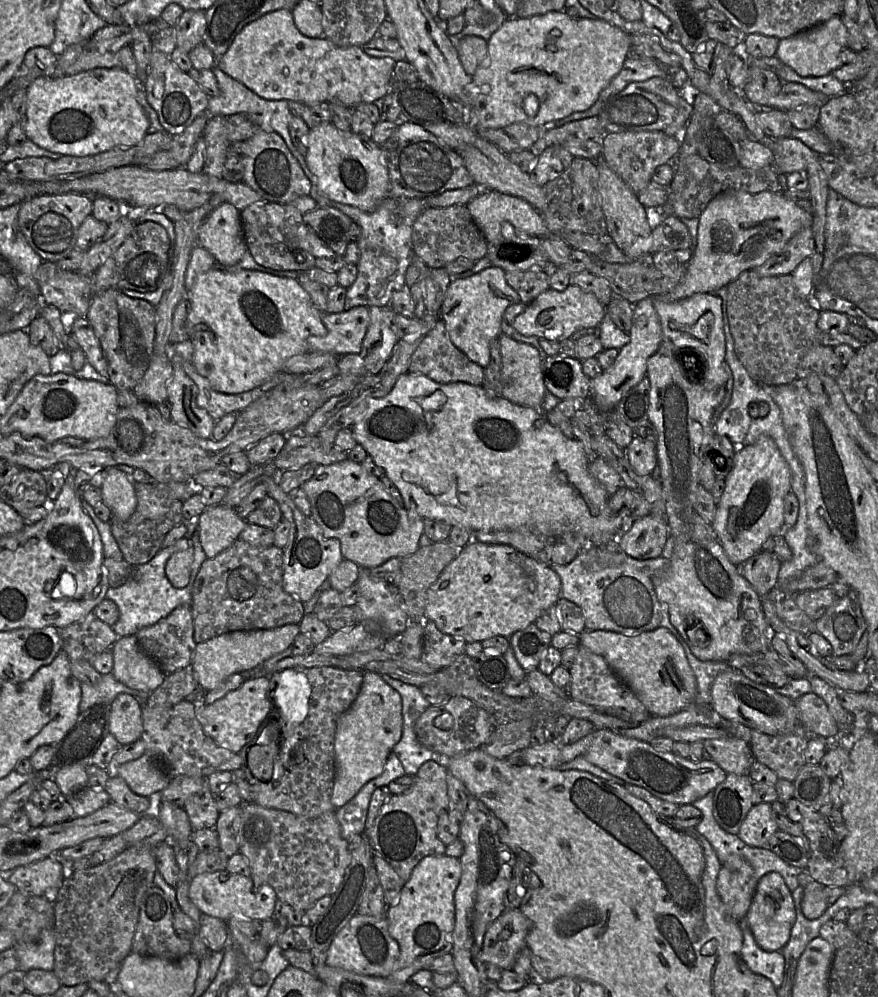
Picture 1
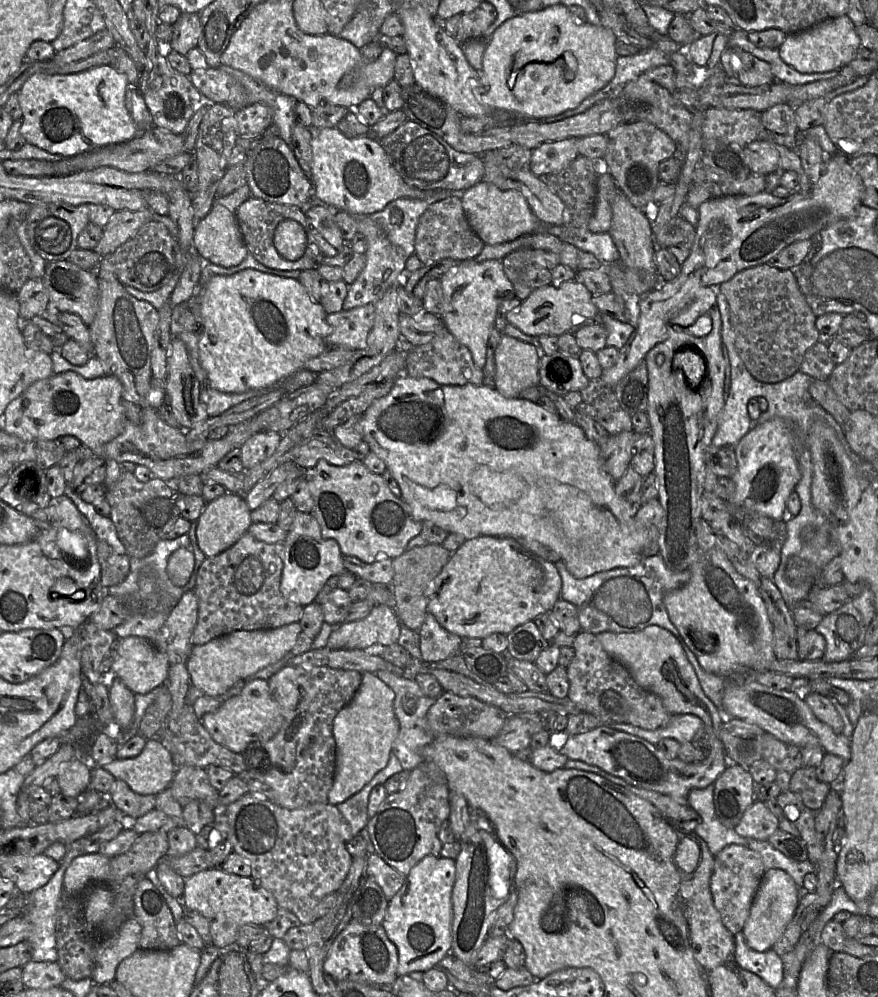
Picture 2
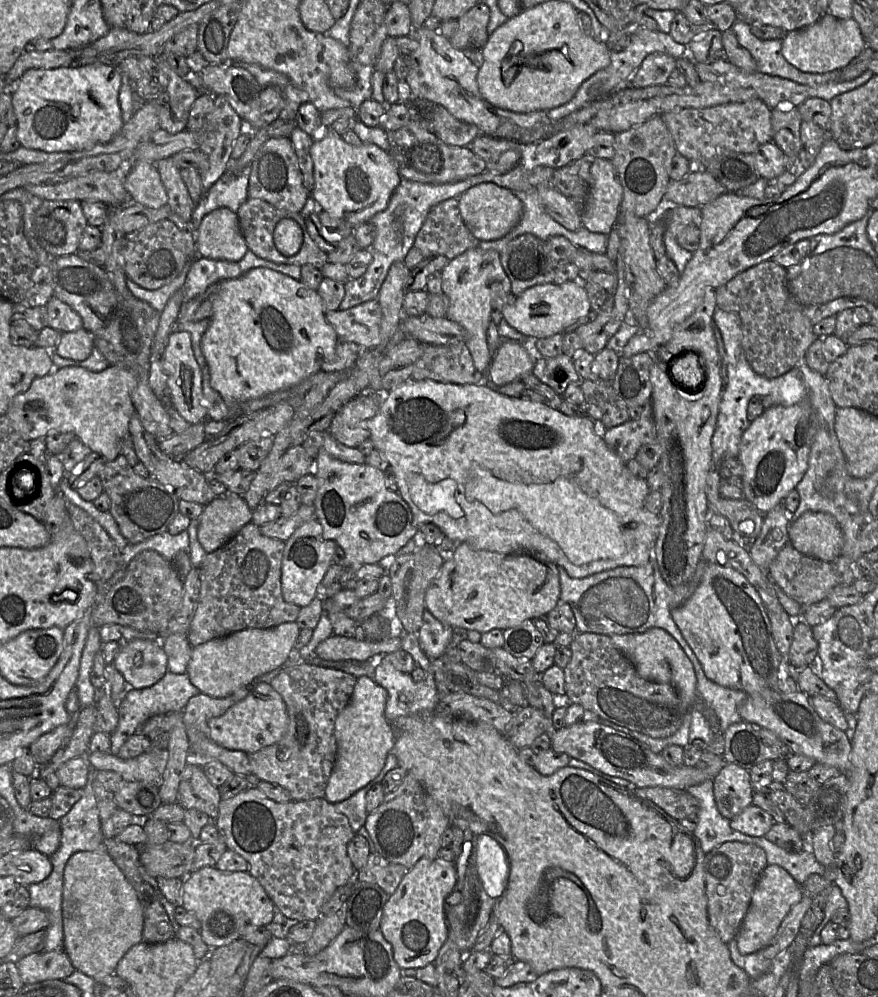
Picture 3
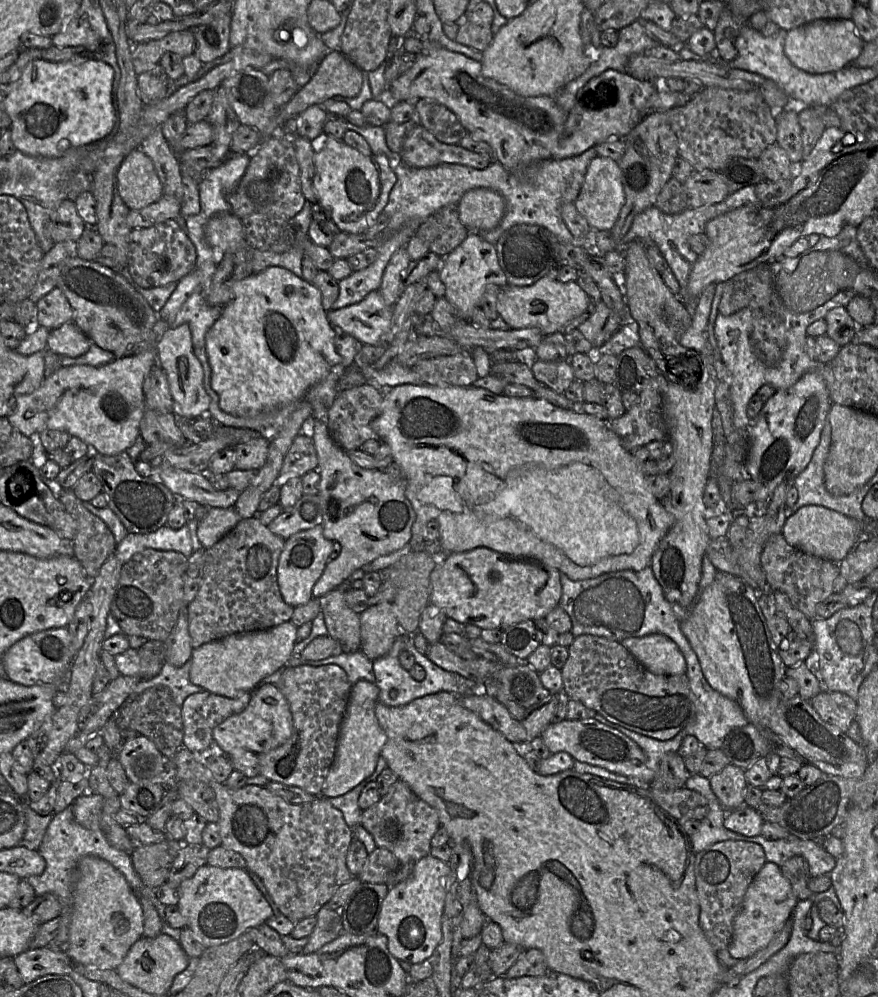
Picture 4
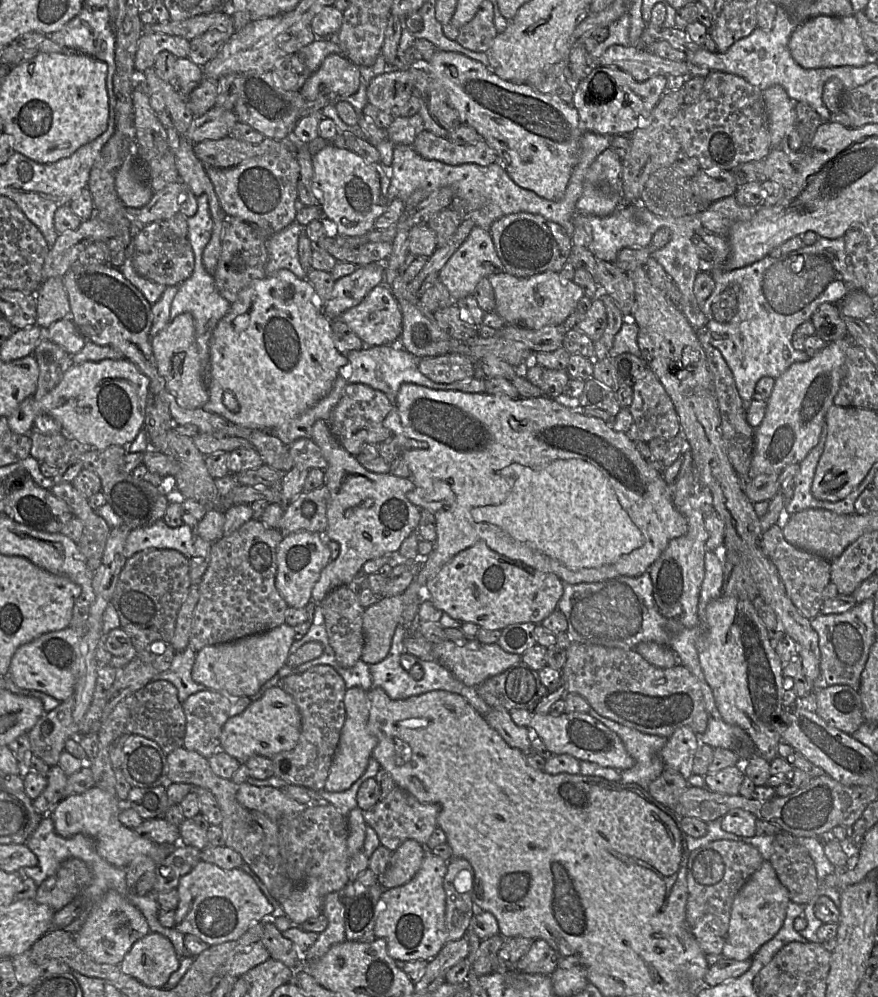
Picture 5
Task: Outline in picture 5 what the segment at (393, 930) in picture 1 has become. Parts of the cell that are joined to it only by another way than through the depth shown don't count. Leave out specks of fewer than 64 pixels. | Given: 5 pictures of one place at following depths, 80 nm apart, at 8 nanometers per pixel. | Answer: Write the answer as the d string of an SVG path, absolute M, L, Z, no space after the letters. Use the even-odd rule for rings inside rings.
M427 851L421 867L408 883L385 889L378 902L378 916L374 933L377 938L384 938L387 952L394 960L432 960L447 942L445 922L446 894L444 877L448 862Z

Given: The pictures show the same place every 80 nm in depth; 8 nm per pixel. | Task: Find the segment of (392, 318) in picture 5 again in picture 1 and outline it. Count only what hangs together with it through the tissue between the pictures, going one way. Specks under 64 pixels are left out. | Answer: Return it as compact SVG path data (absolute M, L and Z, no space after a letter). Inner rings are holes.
M357 306L340 313L323 313L322 321L328 333L325 336L309 336L307 343L310 351L324 351L337 356L358 354L362 351L363 340L370 323L369 307Z

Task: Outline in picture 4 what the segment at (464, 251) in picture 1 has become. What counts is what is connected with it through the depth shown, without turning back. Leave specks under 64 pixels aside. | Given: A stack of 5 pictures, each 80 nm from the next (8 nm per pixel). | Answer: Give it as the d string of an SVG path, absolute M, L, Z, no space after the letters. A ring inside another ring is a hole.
M447 205L422 222L415 235L428 244L430 252L444 258L466 239L469 232L459 219L457 206Z

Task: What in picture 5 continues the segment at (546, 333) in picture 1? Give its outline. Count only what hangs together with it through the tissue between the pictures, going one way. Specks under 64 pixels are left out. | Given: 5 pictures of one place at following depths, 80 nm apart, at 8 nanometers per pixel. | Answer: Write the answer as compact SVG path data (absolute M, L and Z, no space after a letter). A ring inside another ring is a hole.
M545 271L529 277L517 277L507 272L493 274L488 280L494 290L497 312L507 323L531 330L562 325L584 296L579 285L562 278L559 273Z

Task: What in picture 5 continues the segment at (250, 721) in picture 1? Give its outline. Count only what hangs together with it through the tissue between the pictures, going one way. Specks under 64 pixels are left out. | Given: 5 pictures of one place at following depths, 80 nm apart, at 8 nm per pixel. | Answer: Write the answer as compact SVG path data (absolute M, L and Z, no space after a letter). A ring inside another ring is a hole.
M274 686L260 699L252 701L245 711L226 721L220 735L220 750L241 763L255 755L272 758L277 753L293 749L300 731L301 716L293 698L280 686Z

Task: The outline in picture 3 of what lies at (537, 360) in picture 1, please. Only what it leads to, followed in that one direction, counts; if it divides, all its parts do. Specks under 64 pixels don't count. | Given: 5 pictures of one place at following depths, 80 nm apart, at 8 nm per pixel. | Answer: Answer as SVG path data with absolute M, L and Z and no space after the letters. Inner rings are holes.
M502 340L490 364L489 384L498 388L521 381L533 373L535 362L523 344Z

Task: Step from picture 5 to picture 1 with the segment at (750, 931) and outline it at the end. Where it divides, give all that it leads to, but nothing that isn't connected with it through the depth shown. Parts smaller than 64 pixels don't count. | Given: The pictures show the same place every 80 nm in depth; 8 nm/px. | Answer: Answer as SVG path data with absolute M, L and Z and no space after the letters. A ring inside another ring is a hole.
M777 872L765 874L759 881L754 892L746 920L755 942L767 952L781 951L790 938L795 922L796 911L792 892L782 876Z

